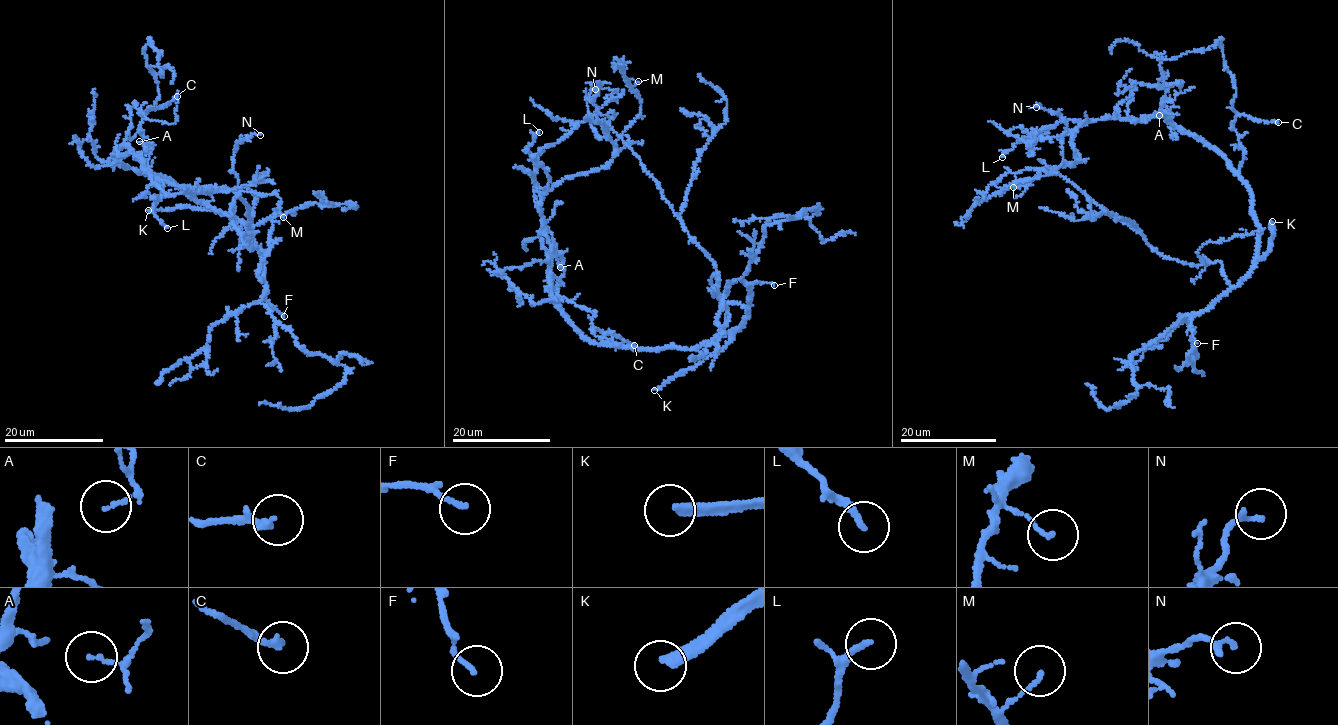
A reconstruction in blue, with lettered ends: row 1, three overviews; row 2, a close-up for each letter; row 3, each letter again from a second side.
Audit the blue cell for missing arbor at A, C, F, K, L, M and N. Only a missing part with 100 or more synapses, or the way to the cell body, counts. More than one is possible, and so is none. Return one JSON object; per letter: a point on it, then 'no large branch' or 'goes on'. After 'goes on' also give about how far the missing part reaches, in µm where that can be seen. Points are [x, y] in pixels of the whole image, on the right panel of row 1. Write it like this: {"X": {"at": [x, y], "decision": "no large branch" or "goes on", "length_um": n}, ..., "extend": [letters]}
{"A": {"at": [1159, 115], "decision": "no large branch"}, "C": {"at": [1278, 122], "decision": "no large branch"}, "F": {"at": [1197, 343], "decision": "no large branch"}, "K": {"at": [1272, 221], "decision": "goes on", "length_um": 160}, "L": {"at": [1002, 157], "decision": "no large branch"}, "M": {"at": [1013, 187], "decision": "no large branch"}, "N": {"at": [1036, 107], "decision": "no large branch"}, "extend": ["K"]}

